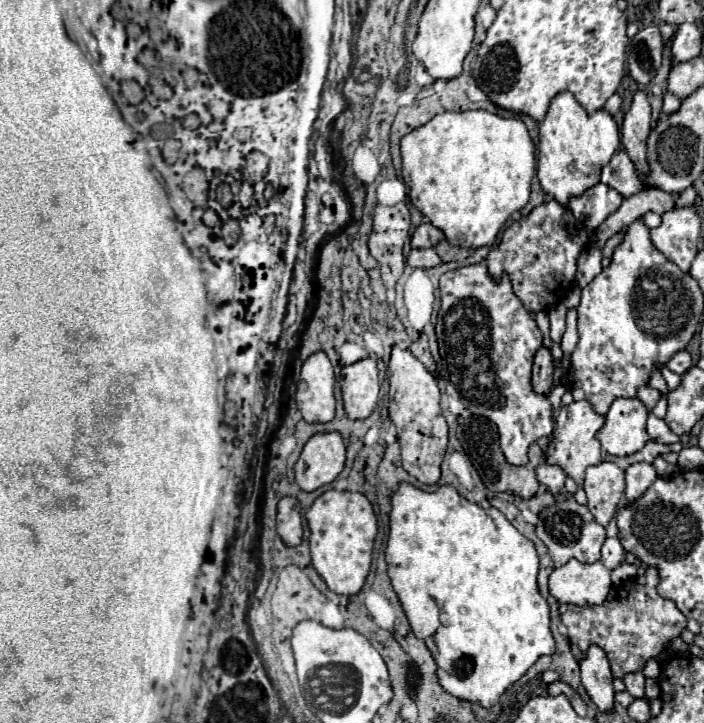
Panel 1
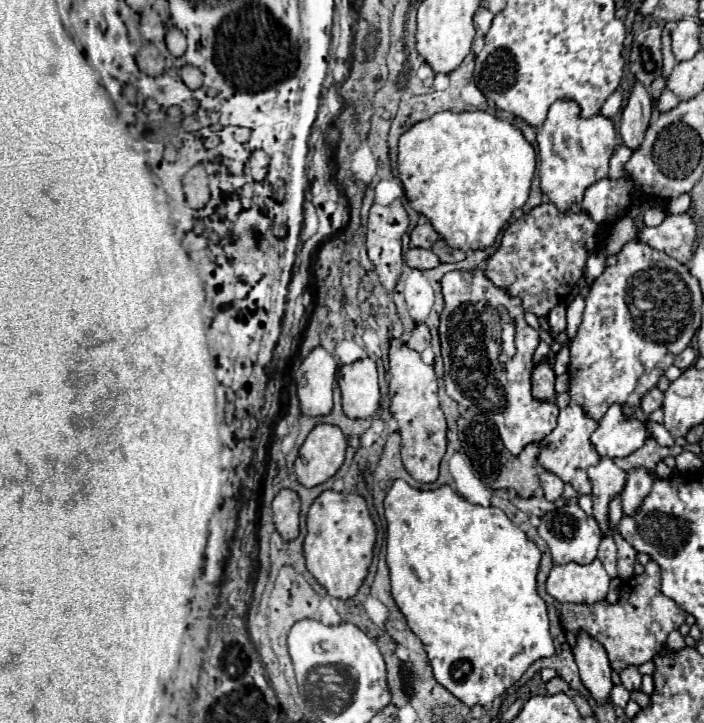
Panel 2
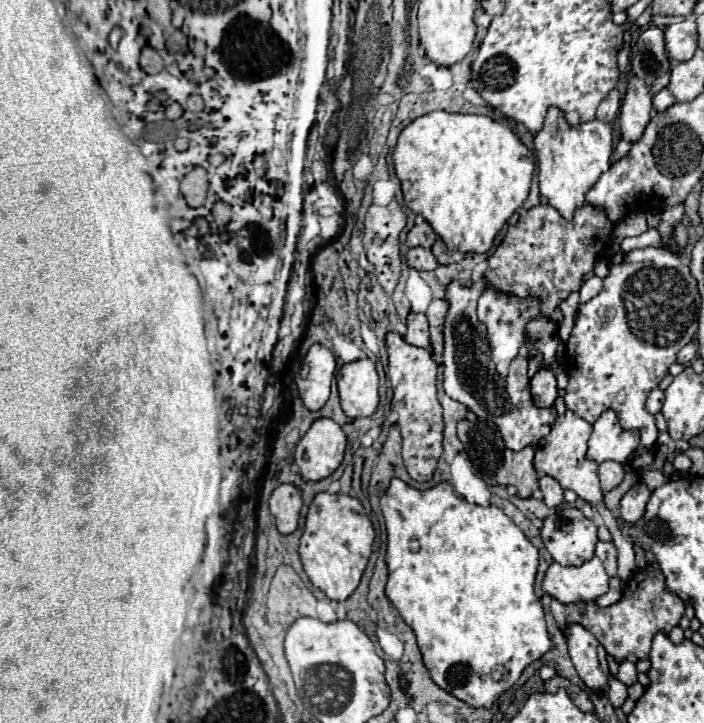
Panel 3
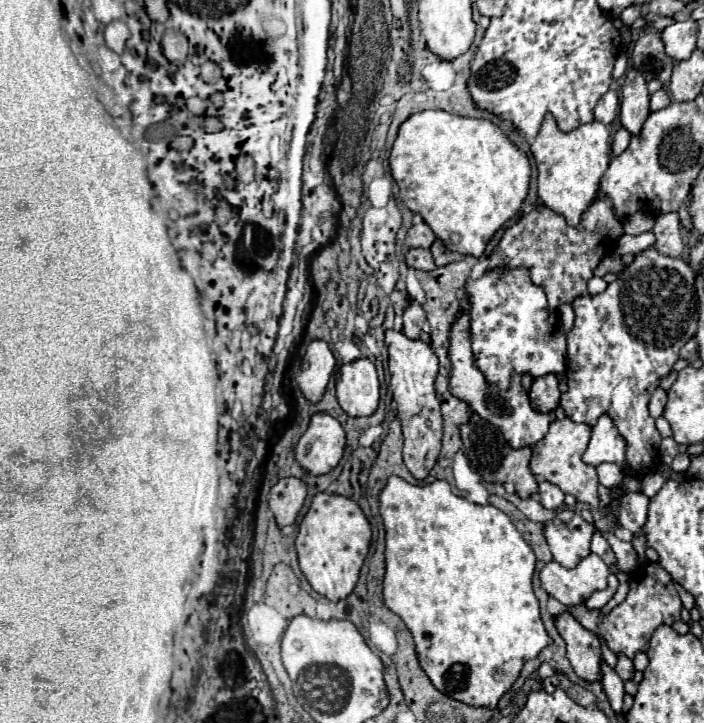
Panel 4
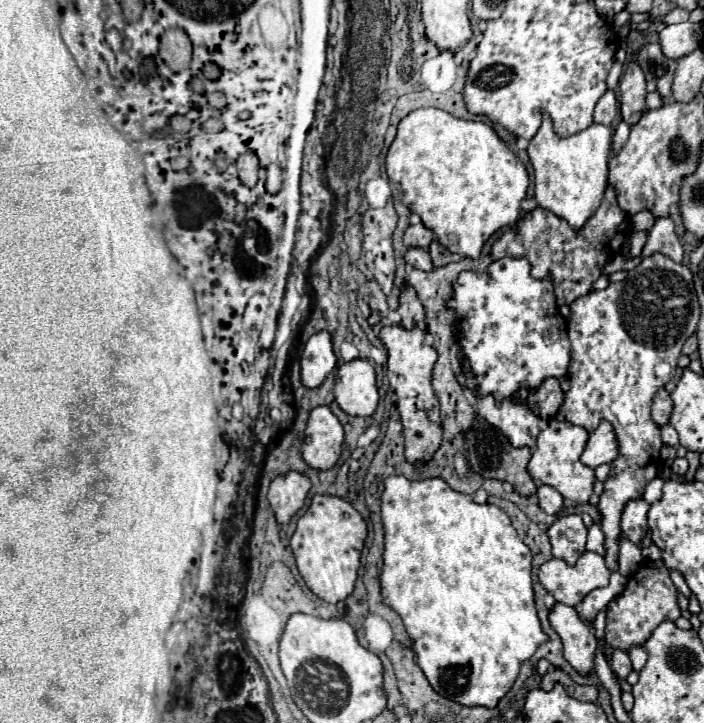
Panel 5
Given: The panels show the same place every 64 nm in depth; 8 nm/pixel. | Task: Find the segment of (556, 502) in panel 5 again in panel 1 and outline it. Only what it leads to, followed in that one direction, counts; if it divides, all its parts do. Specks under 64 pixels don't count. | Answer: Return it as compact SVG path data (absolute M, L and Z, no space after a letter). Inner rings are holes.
M544 462L542 466L536 468L536 476L538 476L538 482L548 488L550 494L560 494L564 490L566 476L558 466L550 466Z

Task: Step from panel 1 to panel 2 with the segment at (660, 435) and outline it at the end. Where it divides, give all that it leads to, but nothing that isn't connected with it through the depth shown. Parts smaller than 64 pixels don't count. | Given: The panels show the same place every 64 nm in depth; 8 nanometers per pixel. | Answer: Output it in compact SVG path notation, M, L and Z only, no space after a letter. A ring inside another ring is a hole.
M650 422L650 432L652 432L654 440L656 440L660 446L672 446L672 444L674 444L674 438L670 436L670 432L668 432L662 424Z

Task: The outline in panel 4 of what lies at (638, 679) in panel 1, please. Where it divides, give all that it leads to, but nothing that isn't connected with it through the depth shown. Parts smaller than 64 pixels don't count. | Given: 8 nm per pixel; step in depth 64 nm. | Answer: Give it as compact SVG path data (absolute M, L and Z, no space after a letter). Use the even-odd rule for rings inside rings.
M618 656L618 662L616 662L616 674L622 678L622 680L630 680L632 674L634 674L634 664L628 656Z

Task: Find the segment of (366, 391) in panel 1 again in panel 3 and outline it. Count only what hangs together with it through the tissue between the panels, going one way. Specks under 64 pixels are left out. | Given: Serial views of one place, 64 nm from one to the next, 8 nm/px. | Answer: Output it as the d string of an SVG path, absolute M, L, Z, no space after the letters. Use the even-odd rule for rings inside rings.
M370 358L344 364L336 382L346 416L364 418L374 414L378 408L378 374L376 364Z

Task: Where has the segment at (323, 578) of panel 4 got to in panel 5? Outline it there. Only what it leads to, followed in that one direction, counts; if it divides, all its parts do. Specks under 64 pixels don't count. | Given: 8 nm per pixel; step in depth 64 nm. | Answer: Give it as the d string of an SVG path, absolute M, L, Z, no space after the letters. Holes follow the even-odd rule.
M324 494L314 496L306 514L298 518L296 530L290 538L290 548L306 586L326 602L340 602L354 590L364 540L366 522L360 512L356 512L346 500Z

